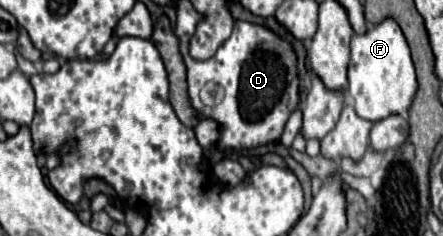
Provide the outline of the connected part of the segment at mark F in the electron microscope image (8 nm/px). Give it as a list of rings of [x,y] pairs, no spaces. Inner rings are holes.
[[[393,18],[367,26],[367,32],[351,38],[349,86],[347,94],[353,98],[355,112],[371,122],[383,120],[391,114],[405,114],[417,92],[415,68],[409,54],[407,40]]]

